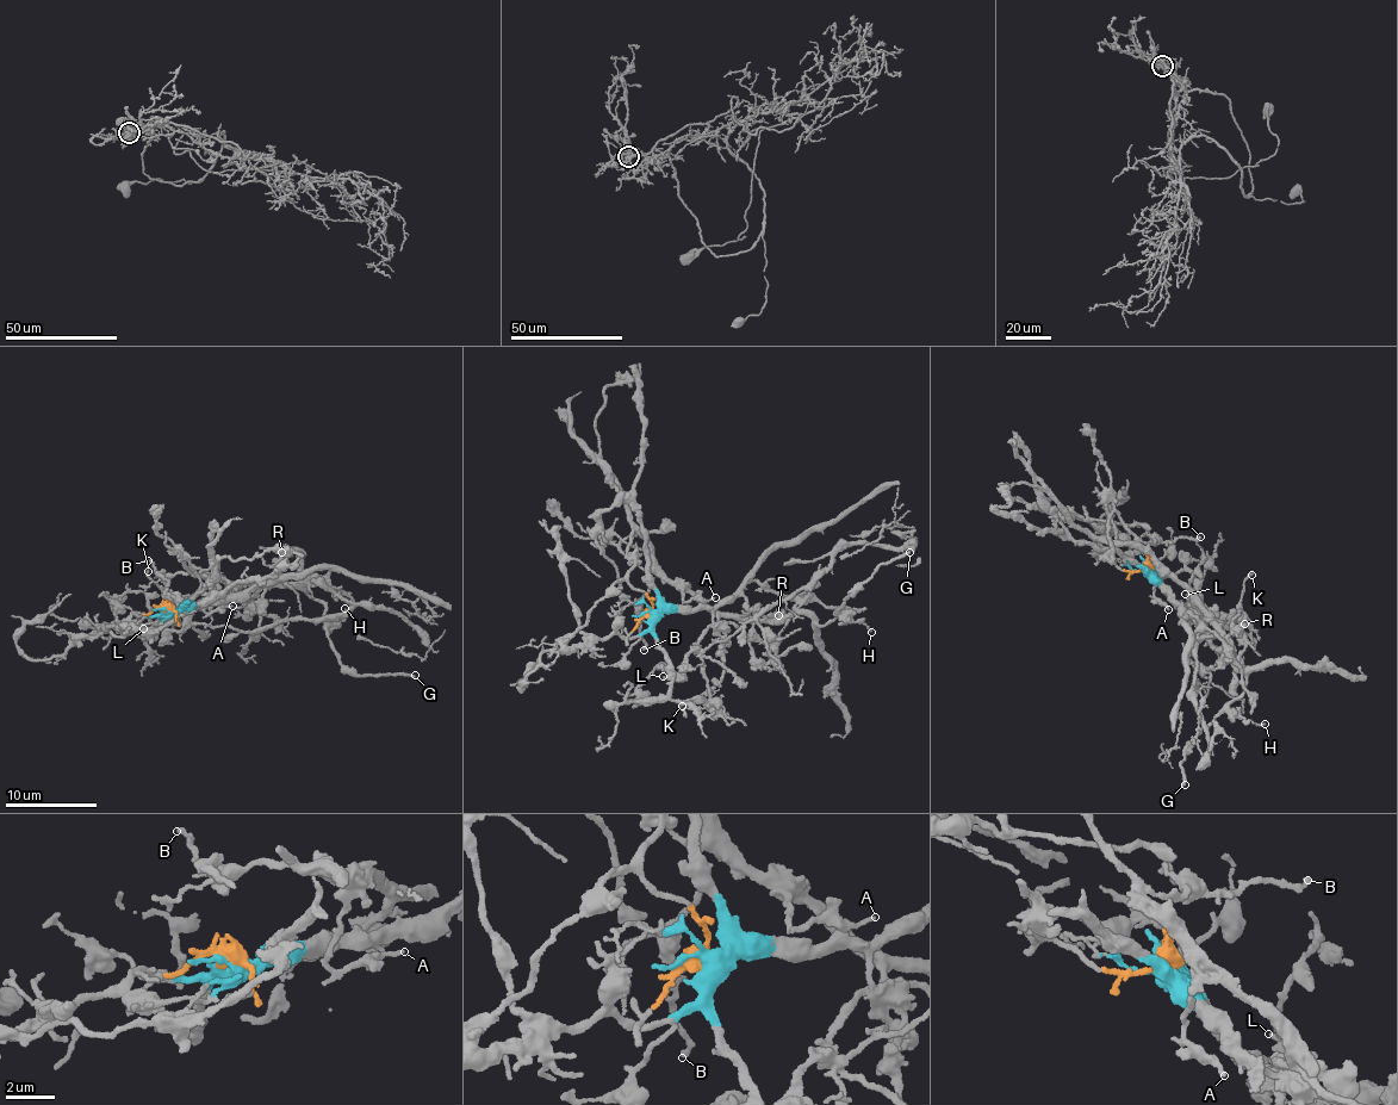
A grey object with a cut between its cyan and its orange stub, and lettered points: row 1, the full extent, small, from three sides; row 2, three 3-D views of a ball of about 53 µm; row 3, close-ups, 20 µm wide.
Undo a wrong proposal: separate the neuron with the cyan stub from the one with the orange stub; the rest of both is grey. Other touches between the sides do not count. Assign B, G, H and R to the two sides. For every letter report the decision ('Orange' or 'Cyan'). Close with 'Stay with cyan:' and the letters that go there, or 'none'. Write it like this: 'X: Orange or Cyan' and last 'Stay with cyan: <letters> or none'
B: Orange
G: Orange
H: Orange
R: Orange
Stay with cyan: none

